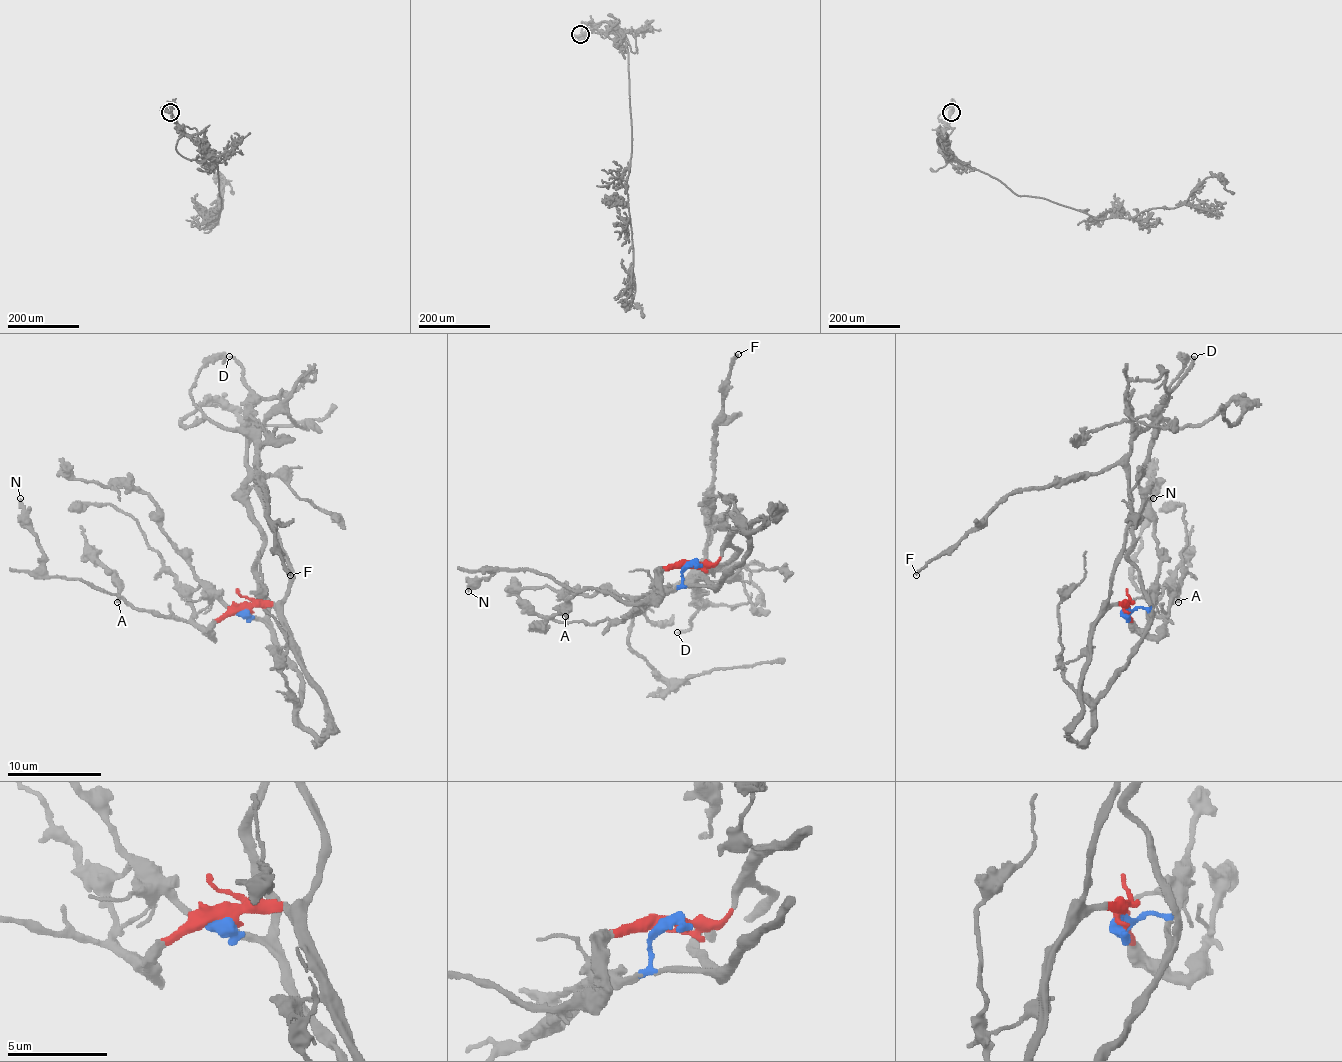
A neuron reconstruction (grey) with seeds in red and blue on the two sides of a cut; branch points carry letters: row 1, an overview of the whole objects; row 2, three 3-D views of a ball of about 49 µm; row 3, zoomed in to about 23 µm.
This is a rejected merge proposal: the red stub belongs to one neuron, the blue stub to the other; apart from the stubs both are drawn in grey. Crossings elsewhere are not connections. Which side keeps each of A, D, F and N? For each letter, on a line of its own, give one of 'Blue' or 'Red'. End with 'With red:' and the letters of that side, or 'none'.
A: Red
D: Blue
F: Red
N: Red
With red: A, F, N

